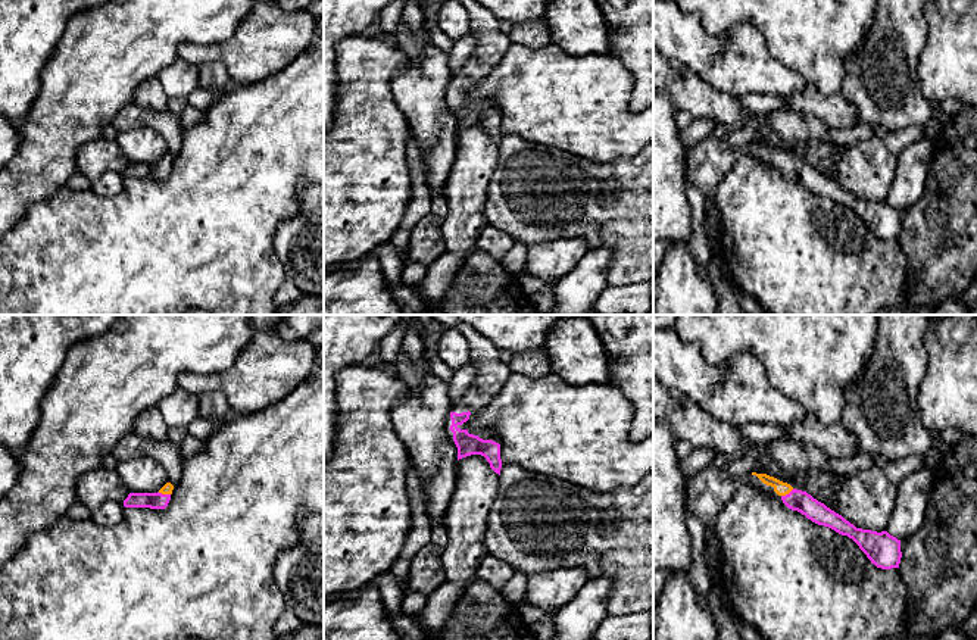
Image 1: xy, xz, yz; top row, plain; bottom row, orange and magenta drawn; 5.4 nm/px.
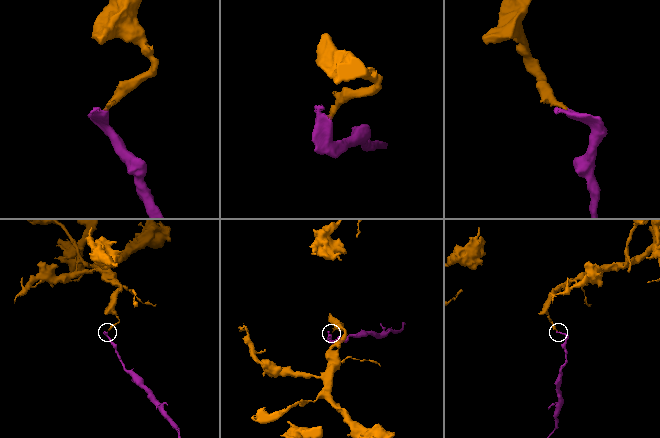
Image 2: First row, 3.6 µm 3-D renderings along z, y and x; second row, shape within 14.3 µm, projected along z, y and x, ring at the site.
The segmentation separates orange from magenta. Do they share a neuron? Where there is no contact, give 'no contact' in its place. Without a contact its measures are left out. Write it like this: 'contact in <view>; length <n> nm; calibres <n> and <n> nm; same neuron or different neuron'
contact in yz; length 80 nm; calibres 80 and 120 nm; same neuron

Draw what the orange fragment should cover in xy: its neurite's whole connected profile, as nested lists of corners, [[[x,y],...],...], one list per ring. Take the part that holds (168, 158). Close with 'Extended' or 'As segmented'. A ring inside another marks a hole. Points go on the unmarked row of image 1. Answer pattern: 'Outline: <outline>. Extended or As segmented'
Outline: [[[166,153],[157,163],[129,163],[124,171],[125,178],[165,179],[171,171],[174,156]]]. Extended

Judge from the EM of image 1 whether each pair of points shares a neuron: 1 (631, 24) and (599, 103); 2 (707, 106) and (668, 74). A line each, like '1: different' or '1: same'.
1: different
2: same

